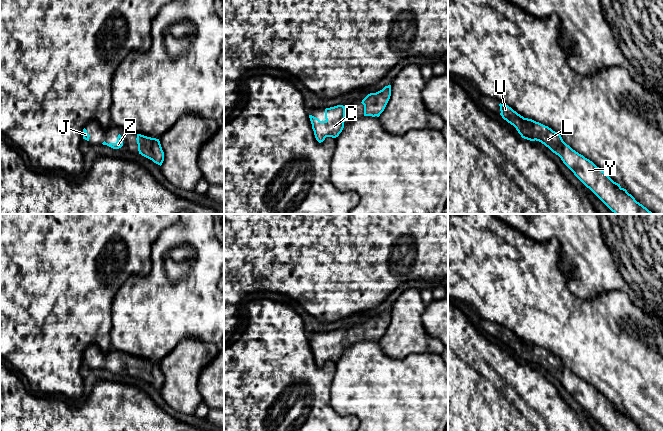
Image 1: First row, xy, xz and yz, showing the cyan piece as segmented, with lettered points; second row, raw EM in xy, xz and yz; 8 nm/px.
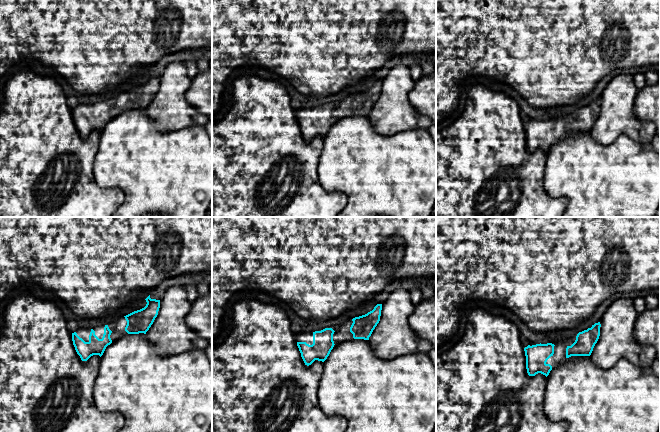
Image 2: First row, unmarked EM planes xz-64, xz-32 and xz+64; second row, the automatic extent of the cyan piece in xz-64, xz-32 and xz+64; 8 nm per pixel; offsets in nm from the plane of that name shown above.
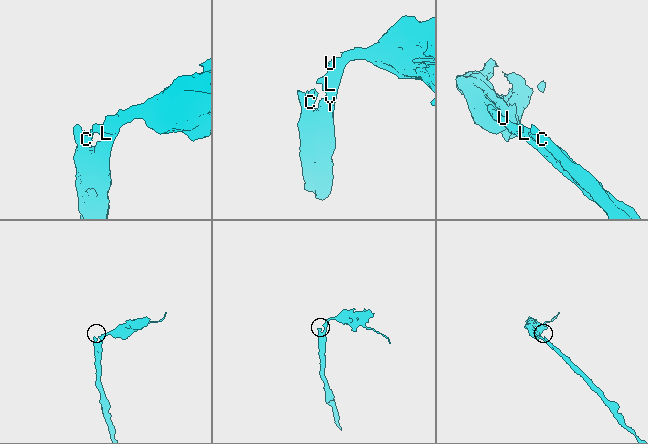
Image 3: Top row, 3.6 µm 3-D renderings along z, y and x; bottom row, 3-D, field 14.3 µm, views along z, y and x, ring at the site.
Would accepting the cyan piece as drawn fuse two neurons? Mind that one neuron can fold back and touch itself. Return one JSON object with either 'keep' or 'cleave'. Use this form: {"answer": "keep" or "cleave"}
{"answer": "keep"}

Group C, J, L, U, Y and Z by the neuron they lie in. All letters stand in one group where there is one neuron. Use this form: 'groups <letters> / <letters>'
groups C J L U Y Z

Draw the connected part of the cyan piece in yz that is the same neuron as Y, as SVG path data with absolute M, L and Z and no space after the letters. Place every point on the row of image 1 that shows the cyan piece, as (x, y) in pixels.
M499 104L500 115L513 125L522 138L539 141L558 155L574 175L615 214L653 214L614 182L592 161L567 145L558 132L532 119L524 118L511 107Z

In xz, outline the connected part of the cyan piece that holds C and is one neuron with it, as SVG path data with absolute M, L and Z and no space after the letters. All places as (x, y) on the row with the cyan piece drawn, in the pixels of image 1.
M337 105L325 109L325 121L309 115L316 140L321 143L326 137L336 138L344 128L345 106Z

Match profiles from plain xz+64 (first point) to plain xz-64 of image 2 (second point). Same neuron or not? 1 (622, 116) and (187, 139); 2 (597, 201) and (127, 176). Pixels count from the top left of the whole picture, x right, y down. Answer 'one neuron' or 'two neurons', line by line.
1: two neurons
2: one neuron

